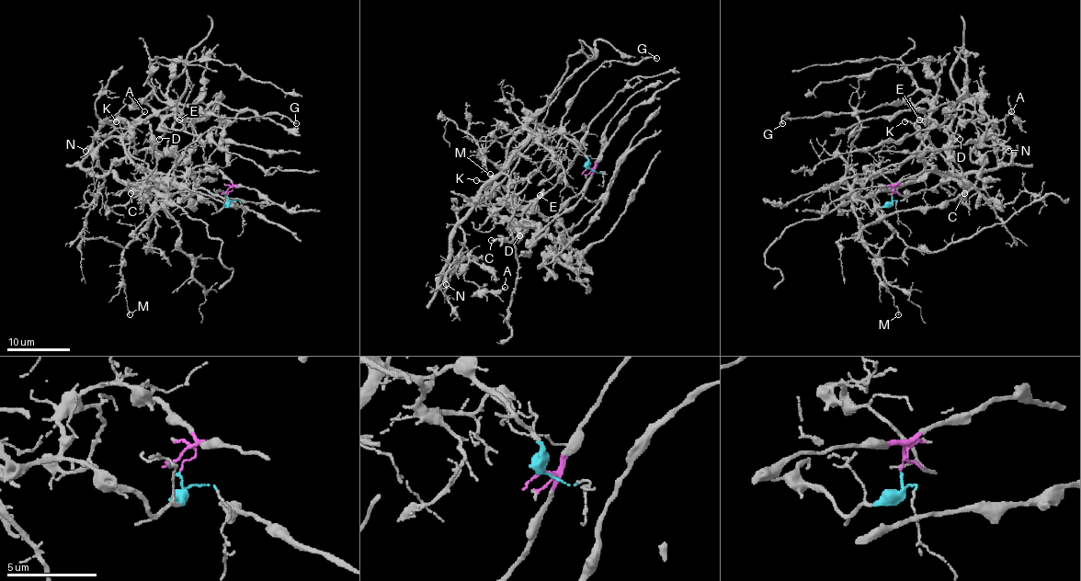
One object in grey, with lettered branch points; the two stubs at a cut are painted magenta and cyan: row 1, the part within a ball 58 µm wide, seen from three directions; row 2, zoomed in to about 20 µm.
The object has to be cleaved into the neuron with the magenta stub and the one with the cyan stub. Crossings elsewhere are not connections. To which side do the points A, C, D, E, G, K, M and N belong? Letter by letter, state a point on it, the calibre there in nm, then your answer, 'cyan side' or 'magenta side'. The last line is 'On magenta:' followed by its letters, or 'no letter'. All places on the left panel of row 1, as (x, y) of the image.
A: (144, 111) | 120 nm | cyan side
C: (130, 193) | 170 nm | magenta side
D: (159, 139) | 200 nm | magenta side
E: (179, 119) | 260 nm | magenta side
G: (296, 123) | 180 nm | magenta side
K: (116, 121) | 110 nm | magenta side
M: (130, 314) | 100 nm | cyan side
N: (85, 151) | 100 nm | cyan side
On magenta: C, D, E, G, K

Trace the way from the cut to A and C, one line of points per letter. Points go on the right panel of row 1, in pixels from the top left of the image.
A: (892, 195), (873, 210), (856, 195), (997, 165), (996, 122), (1015, 122), (1012, 111)
C: (892, 195), (900, 182), (927, 170), (958, 176), (961, 168), (950, 153), (951, 177), (964, 193)

